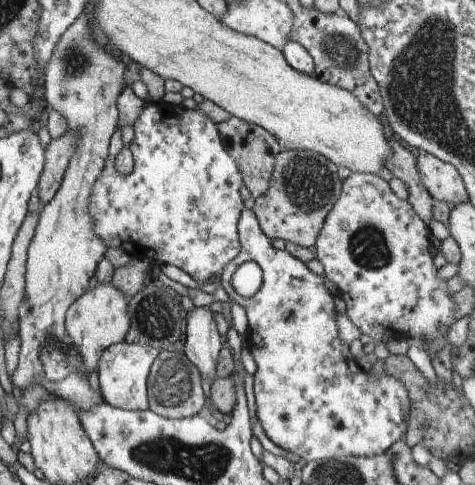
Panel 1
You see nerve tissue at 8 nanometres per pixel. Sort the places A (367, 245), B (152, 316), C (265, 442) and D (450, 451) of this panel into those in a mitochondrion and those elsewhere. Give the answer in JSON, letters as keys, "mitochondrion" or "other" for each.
{"A":"mitochondrion","B":"mitochondrion","C":"other","D":"other"}

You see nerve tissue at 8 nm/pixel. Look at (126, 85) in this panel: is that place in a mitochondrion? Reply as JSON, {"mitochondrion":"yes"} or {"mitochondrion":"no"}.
{"mitochondrion":"no"}

